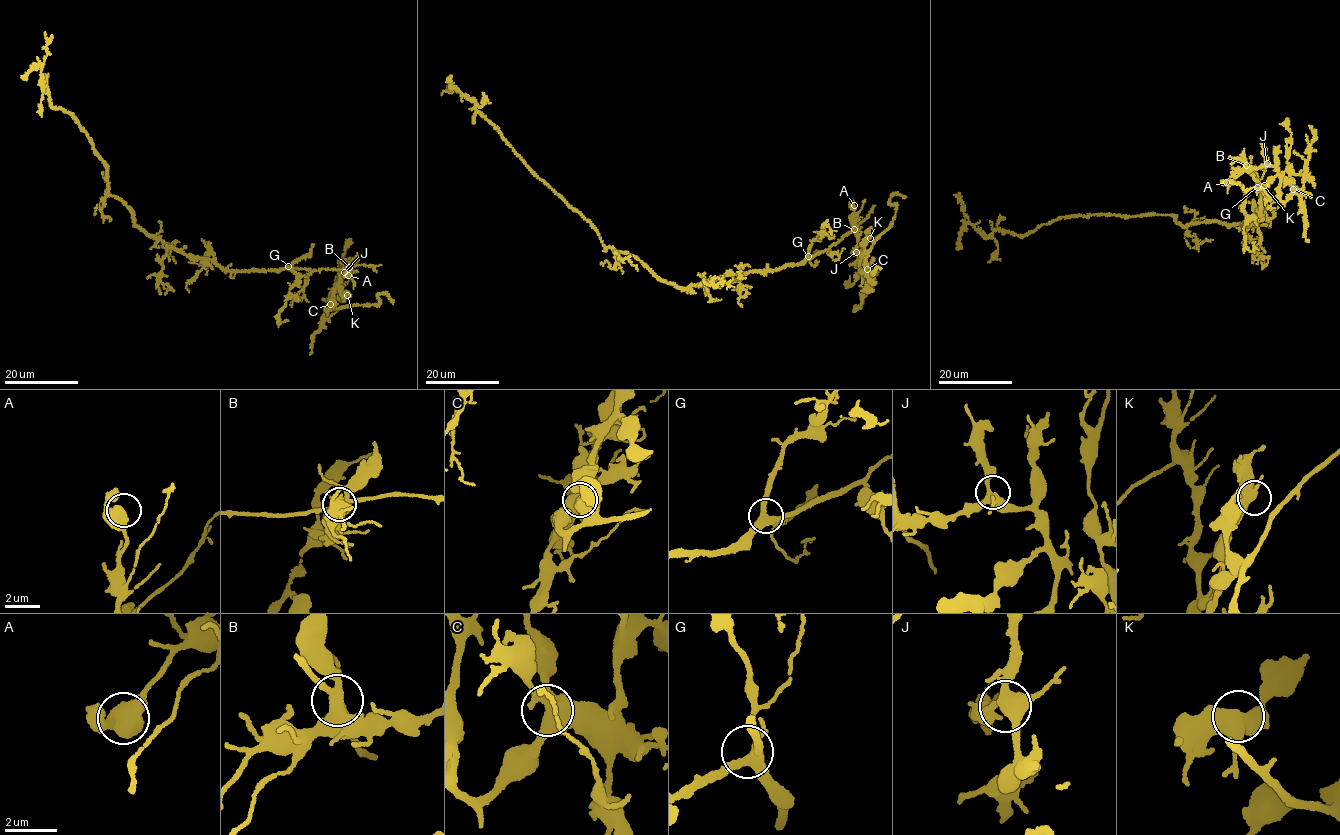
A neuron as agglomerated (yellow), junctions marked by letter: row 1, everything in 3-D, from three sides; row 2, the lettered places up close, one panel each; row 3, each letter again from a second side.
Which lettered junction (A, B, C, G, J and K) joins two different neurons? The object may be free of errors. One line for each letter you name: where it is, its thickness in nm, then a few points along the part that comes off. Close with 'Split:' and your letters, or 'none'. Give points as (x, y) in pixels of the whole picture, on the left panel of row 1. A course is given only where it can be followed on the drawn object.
B: at (349, 267); 440 nm thick; foreign part runs (349, 267), (231, 271), (145, 234), (110, 196), (88, 137), (71, 113), (52, 107), (41, 73), (45, 33)
Split: B

